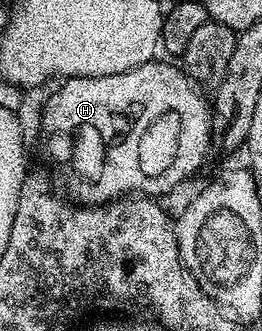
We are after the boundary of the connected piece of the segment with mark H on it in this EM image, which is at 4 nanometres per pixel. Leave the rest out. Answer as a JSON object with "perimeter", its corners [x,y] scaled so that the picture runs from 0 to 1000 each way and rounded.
{"perimeter":[[[580,181],[508,205],[492,218],[462,218],[431,230],[370,230],[366,236],[260,236],[237,251],[240,260],[164,320],[164,405],[179,414],[179,453],[229,489],[256,502],[286,477],[302,498],[302,565],[286,574],[282,607],[321,622],[385,622],[401,610],[431,610],[443,598],[489,592],[611,592],[637,586],[664,562],[683,562],[775,486],[790,477],[790,450],[813,441],[805,402],[809,323],[775,299],[779,275],[702,218],[679,196],[649,199],[637,187]]]}

